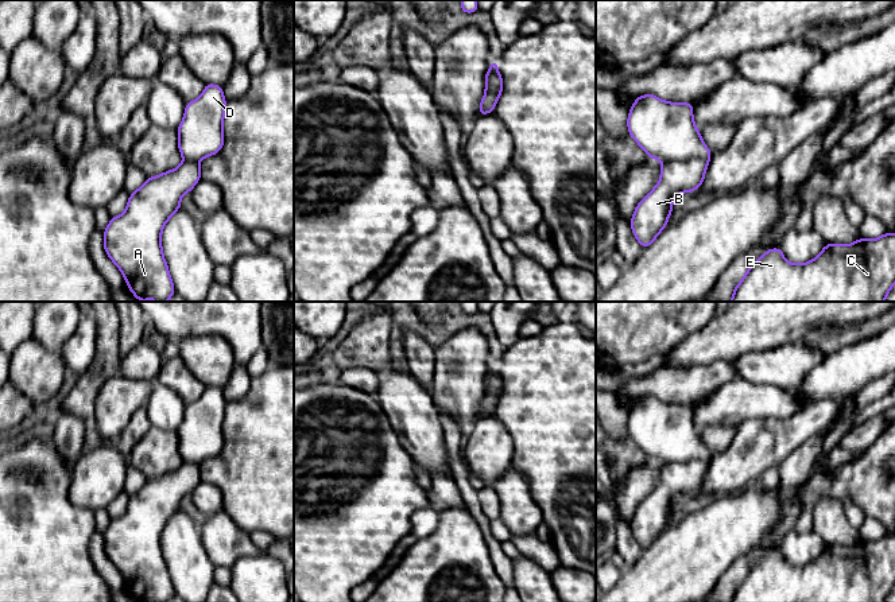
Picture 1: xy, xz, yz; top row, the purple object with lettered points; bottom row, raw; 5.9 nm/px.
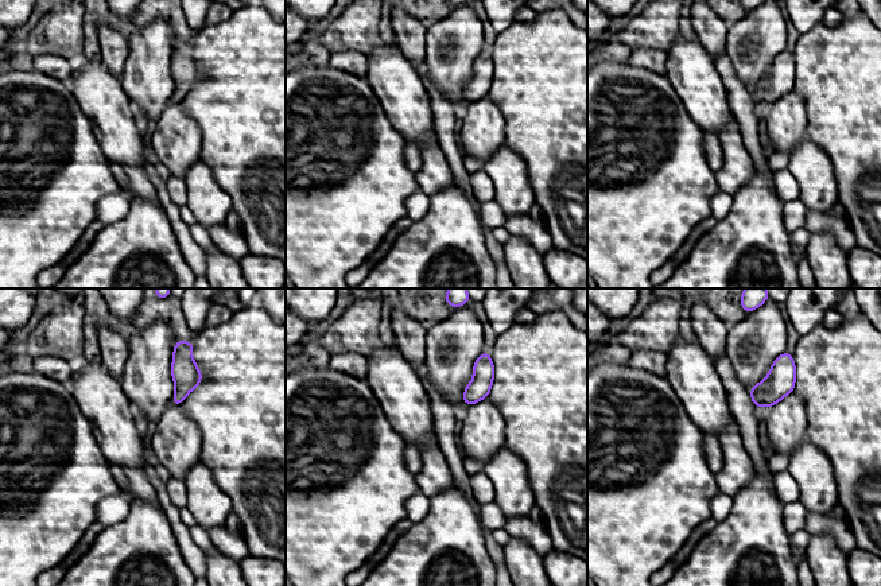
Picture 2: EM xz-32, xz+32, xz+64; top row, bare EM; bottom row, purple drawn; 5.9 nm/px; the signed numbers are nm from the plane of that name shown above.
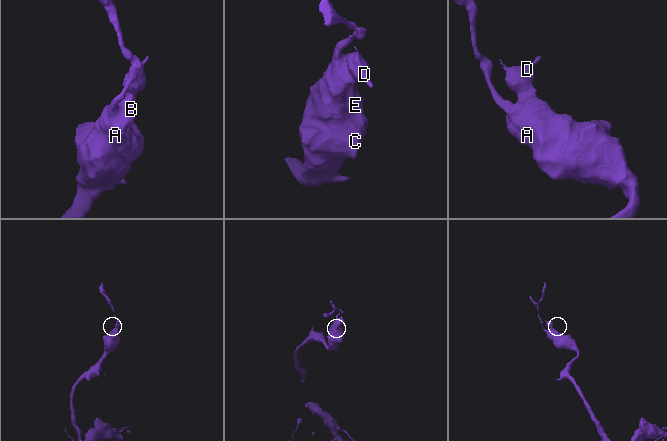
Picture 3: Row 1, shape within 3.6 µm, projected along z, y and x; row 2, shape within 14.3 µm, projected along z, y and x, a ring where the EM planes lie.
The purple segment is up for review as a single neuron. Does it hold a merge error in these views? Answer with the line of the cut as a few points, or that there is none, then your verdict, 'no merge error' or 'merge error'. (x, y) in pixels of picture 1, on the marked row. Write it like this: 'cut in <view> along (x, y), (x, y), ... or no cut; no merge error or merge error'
cut in xz along (491, 73), (487, 84), (498, 98); merge error

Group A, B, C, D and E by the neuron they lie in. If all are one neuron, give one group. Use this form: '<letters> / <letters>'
A B C E / D

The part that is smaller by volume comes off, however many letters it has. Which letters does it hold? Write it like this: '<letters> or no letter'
D

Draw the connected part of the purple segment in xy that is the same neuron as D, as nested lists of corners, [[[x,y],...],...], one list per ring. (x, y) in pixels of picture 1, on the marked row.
[[[206,83],[197,100],[186,102],[183,120],[177,128],[183,159],[199,162],[221,151],[225,104],[222,86],[213,83]]]

